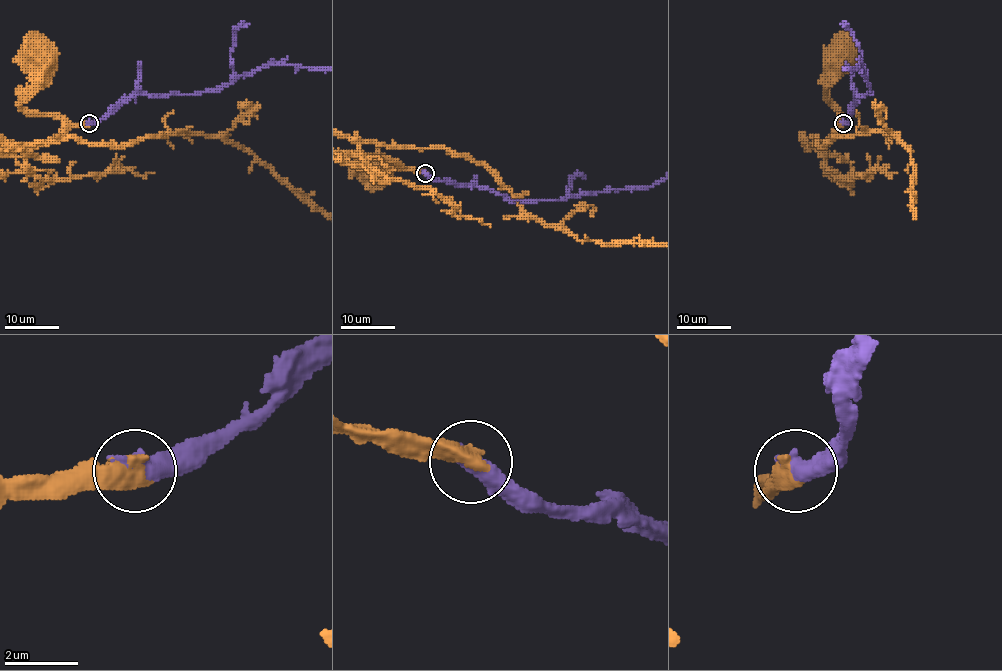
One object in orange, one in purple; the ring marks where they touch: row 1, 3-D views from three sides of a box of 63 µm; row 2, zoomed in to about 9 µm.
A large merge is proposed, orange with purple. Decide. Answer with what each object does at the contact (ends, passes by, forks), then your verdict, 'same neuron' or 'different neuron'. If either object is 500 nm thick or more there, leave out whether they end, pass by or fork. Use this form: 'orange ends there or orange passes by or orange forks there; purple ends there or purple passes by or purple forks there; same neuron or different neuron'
same neuron

